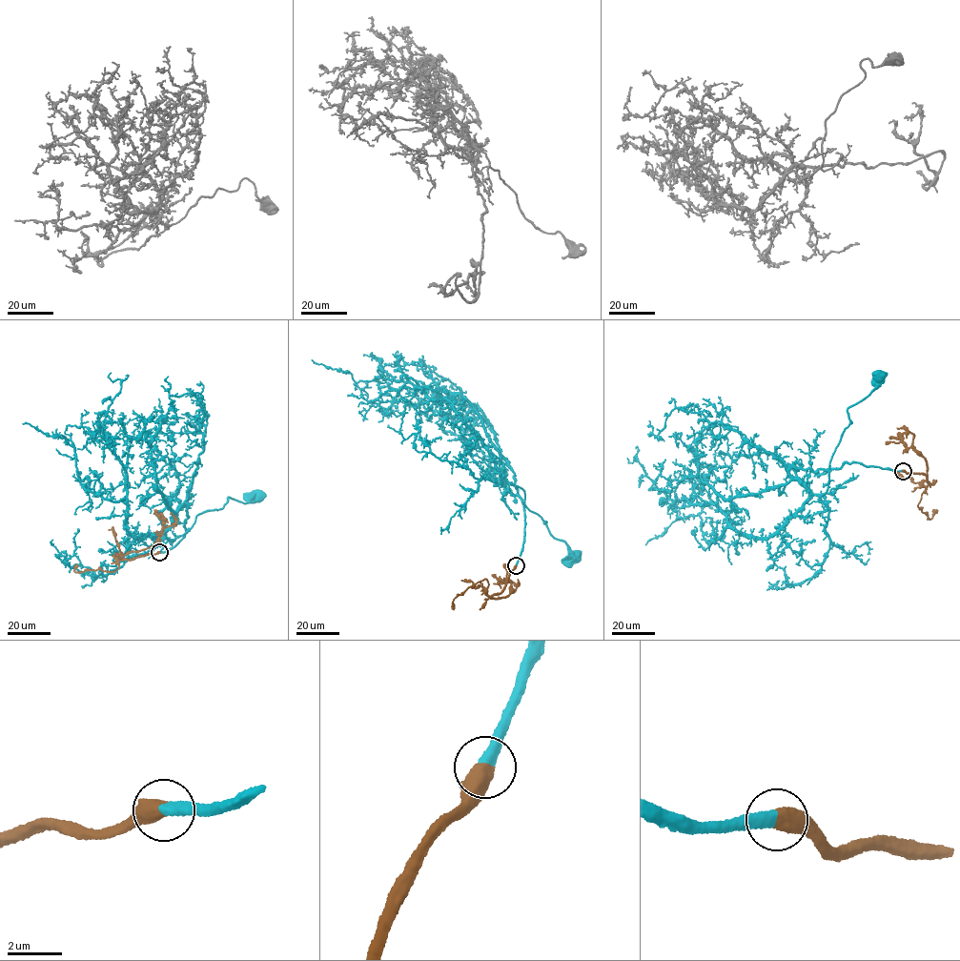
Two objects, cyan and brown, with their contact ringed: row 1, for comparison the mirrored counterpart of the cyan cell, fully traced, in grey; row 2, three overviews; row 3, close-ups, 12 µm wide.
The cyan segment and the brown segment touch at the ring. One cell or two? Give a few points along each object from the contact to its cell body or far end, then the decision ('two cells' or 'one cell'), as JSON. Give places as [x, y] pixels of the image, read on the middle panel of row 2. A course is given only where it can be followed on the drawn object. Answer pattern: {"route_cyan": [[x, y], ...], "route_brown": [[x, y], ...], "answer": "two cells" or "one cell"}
{"route_cyan": [[516, 565], [524, 507], [514, 472], [501, 458], [504, 478], [524, 491], [528, 508], [575, 555]], "route_brown": [[516, 565], [503, 591], [487, 595], [503, 598], [511, 587], [515, 590], [517, 584], [508, 580]], "answer": "one cell"}

